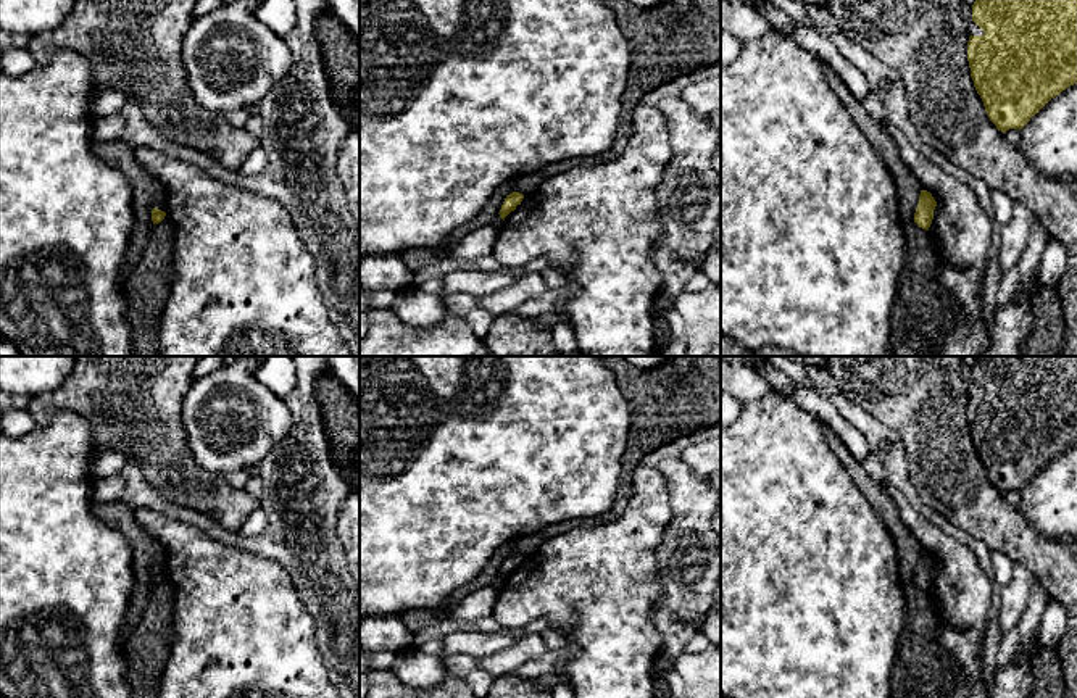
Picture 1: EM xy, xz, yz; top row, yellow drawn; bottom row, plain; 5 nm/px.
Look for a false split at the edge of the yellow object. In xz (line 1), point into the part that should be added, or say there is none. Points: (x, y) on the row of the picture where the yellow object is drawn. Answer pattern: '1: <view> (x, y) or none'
1: none

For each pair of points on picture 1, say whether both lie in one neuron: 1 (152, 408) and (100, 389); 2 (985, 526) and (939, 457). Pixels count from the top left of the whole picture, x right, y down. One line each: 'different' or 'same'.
1: same
2: same

